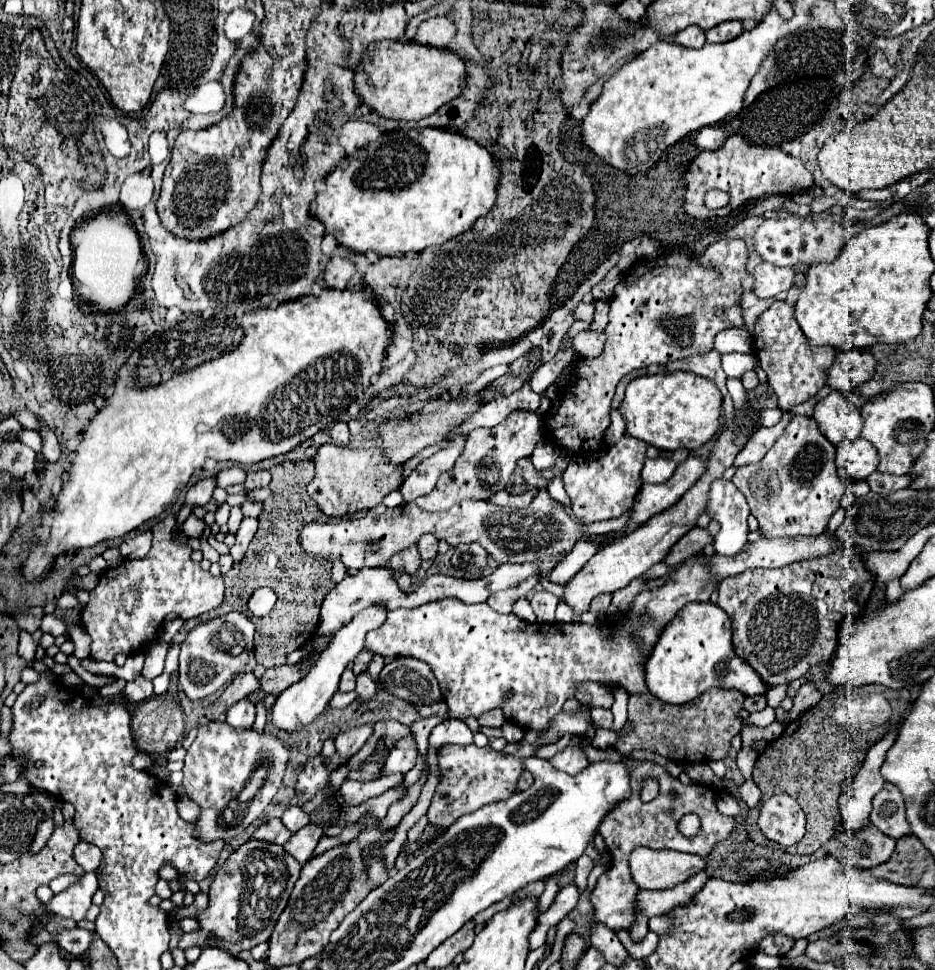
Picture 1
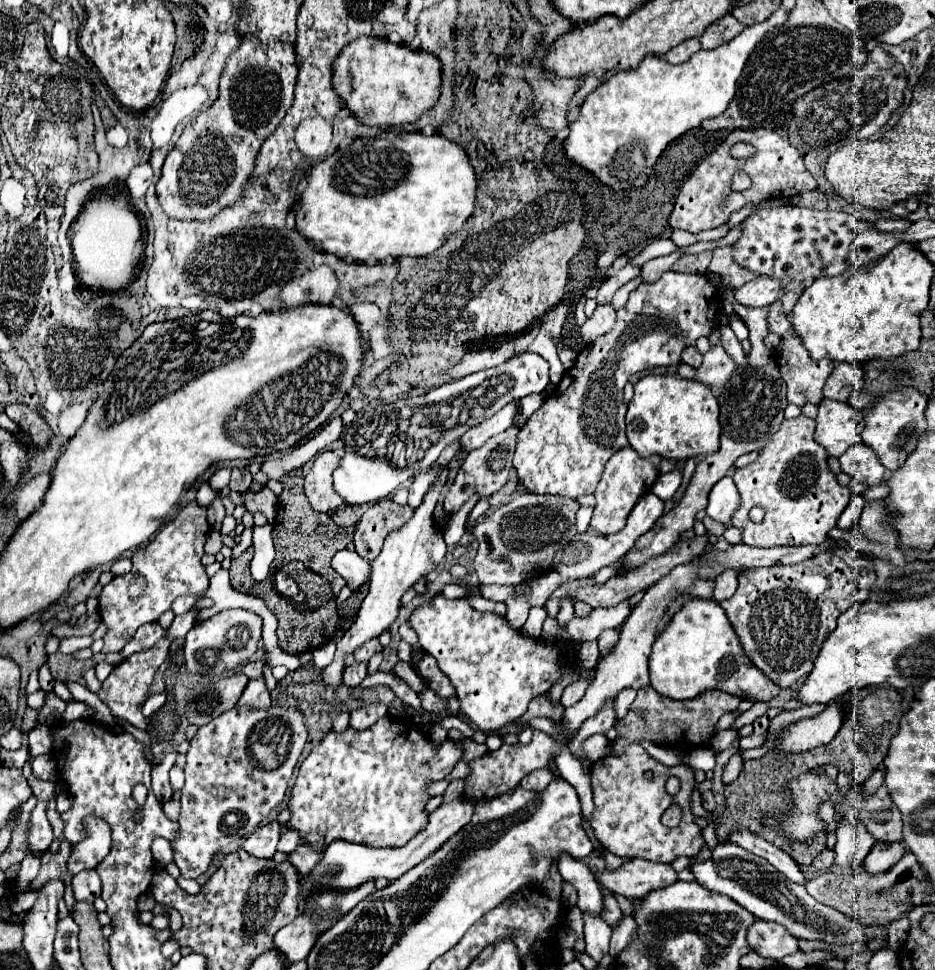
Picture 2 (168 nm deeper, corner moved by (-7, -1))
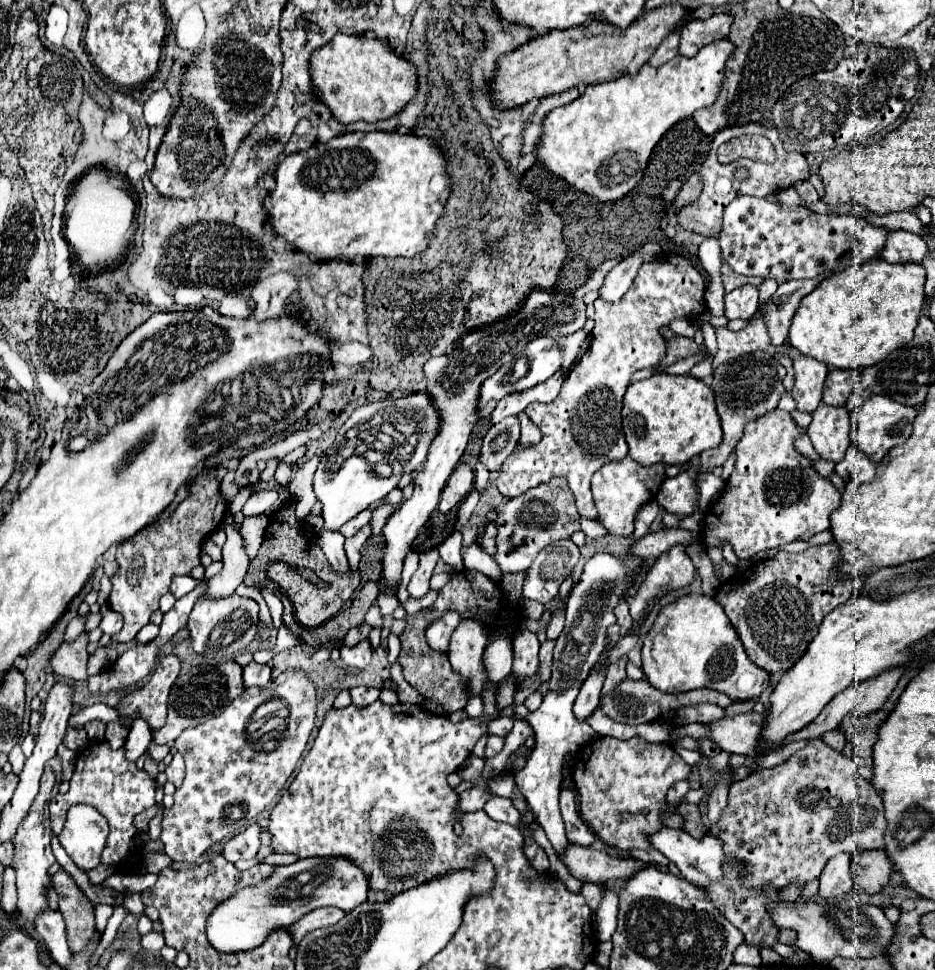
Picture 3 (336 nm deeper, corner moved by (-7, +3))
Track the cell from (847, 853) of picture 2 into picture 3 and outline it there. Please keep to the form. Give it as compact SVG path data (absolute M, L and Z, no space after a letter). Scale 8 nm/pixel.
M836 855L834 859L828 861L828 867L820 875L818 897L822 897L822 899L838 899L844 893L854 889L852 873L850 873L852 859L854 859L852 855Z

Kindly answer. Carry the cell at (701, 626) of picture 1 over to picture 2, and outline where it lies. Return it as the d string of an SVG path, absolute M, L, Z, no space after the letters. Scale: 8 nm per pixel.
M714 599L688 601L658 635L650 655L650 685L660 695L678 701L694 699L710 689L722 689L740 699L754 701L770 701L780 693L780 687L744 655L726 611Z

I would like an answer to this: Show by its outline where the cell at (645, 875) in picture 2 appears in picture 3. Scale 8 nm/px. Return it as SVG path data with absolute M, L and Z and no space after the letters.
M568 843L568 847L558 853L558 859L568 867L570 875L580 879L582 883L606 883L610 879L628 879L638 869L646 867L636 859L612 859L604 851L596 851L592 847L582 847Z

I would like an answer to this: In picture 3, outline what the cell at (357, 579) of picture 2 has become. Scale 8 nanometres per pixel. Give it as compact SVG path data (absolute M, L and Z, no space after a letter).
M320 531L318 545L328 557L330 565L336 569L336 573L344 573L350 567L346 551L344 551L344 537L338 531Z

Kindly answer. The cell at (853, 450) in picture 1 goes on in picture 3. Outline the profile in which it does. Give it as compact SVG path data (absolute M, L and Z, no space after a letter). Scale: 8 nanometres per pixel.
M854 445L848 447L844 459L834 469L844 481L856 481L856 483L868 483L876 475L876 463L868 459L862 451L858 451Z

